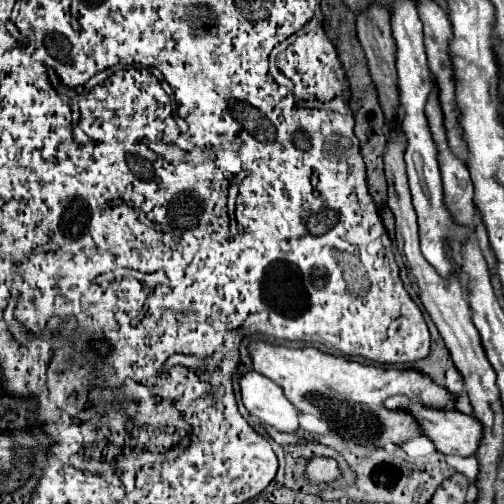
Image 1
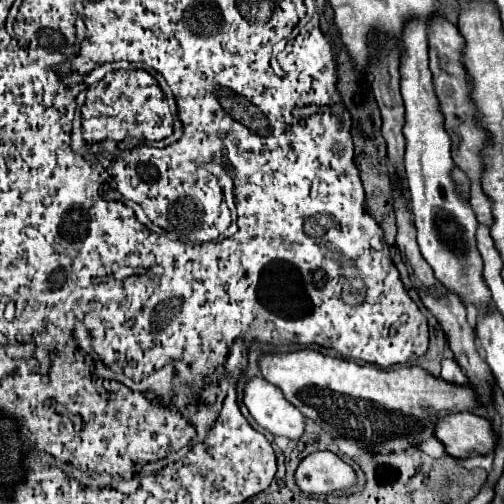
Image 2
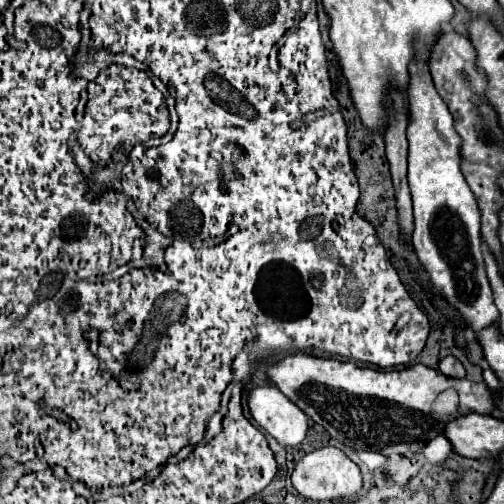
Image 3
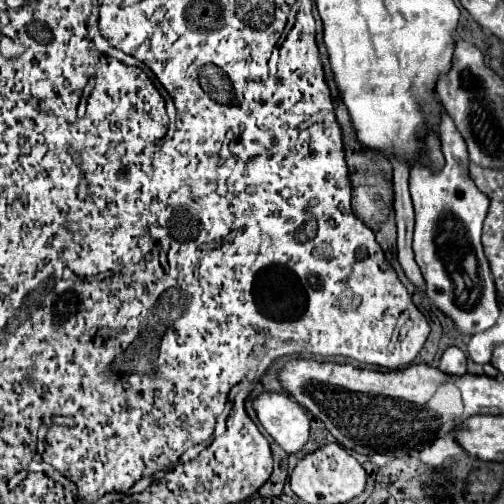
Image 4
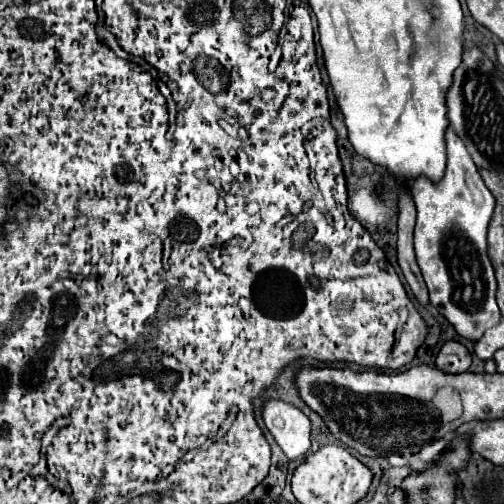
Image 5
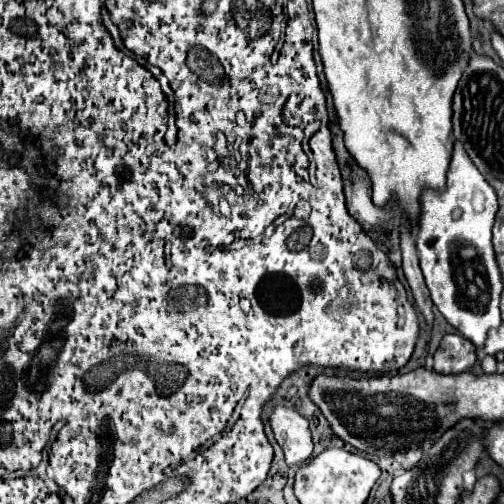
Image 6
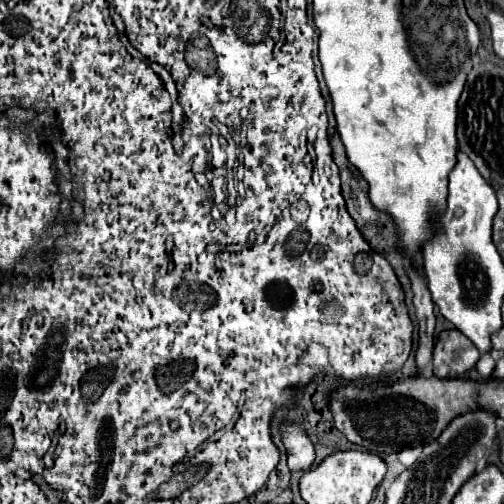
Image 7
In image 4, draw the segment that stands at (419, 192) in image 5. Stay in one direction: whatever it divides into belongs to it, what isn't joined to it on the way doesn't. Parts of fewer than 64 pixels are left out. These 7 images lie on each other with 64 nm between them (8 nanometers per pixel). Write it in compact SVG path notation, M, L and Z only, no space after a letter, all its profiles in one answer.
M444 110L438 132L446 166L440 172L432 172L426 166L410 170L410 194L416 210L414 254L432 304L454 320L460 334L474 336L496 324L500 316L494 278L482 248L482 226L490 200L472 184L466 144Z

